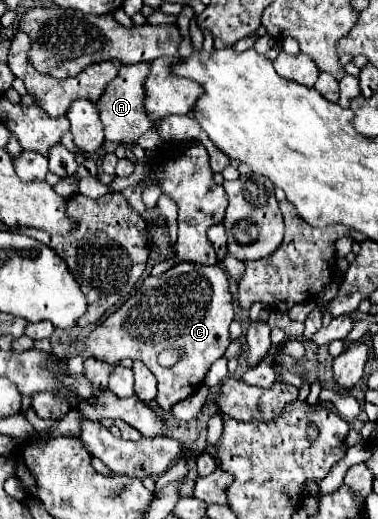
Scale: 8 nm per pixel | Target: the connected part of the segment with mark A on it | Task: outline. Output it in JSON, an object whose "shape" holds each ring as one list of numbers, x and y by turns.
{"shape":[[148,62,142,64,132,64,132,66,122,66,118,76,106,86,104,94,100,96,100,100,96,102,98,110,100,110,100,118,104,124,104,132,106,132,106,140,112,140,115,143,131,143,134,144,144,132,148,132,148,128,152,126,150,118,146,116,144,108,142,108,142,98,144,98,144,78,148,76]]}

